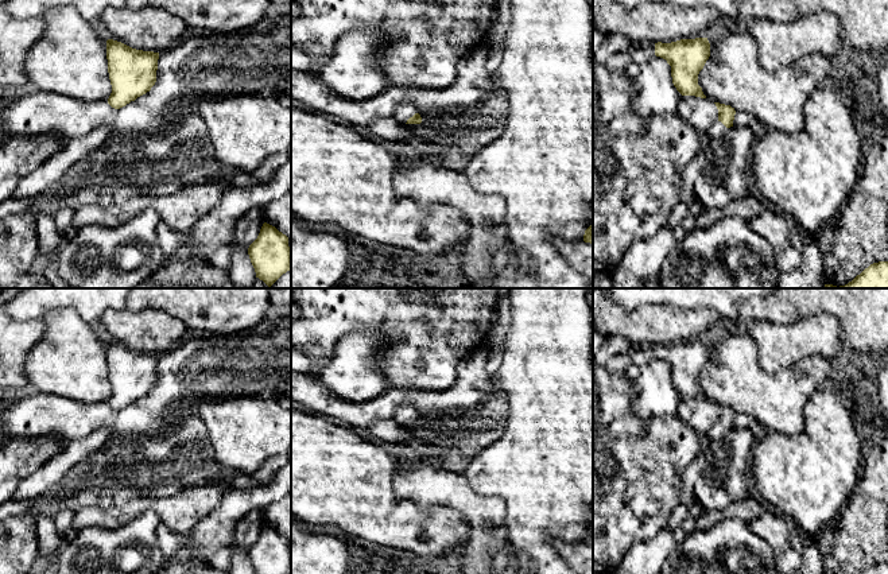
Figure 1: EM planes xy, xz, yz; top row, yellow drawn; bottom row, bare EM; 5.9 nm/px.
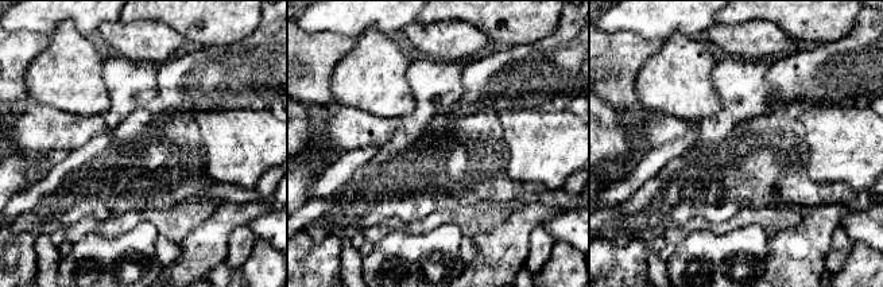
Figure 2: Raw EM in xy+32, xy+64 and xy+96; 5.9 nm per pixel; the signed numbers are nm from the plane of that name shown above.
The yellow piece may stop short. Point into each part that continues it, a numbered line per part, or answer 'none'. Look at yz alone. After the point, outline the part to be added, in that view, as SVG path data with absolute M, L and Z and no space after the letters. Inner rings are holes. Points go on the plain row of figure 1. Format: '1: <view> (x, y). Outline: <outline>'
1: yz (718, 430). Outline: M717 423L707 433L707 435L703 438L703 441L720 441L726 433L728 433L728 430L721 423Z

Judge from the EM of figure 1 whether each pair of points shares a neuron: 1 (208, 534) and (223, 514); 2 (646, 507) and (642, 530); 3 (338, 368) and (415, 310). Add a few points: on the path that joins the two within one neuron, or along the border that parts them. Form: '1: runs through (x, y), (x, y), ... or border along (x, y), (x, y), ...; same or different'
1: runs through (213, 528), (221, 519); same
2: runs through (640, 512), (638, 515), (639, 524); same
3: border along (351, 332), (380, 336), (380, 369); different

